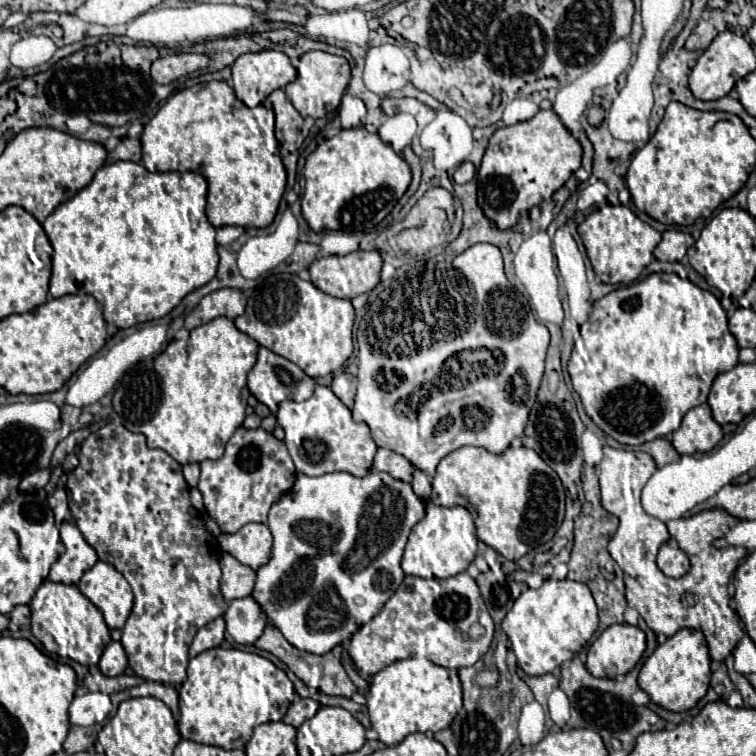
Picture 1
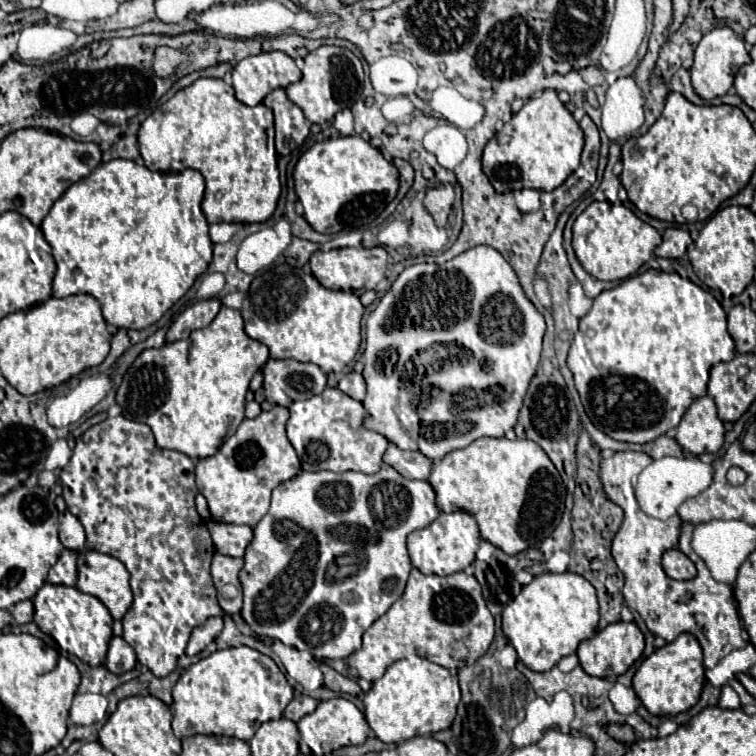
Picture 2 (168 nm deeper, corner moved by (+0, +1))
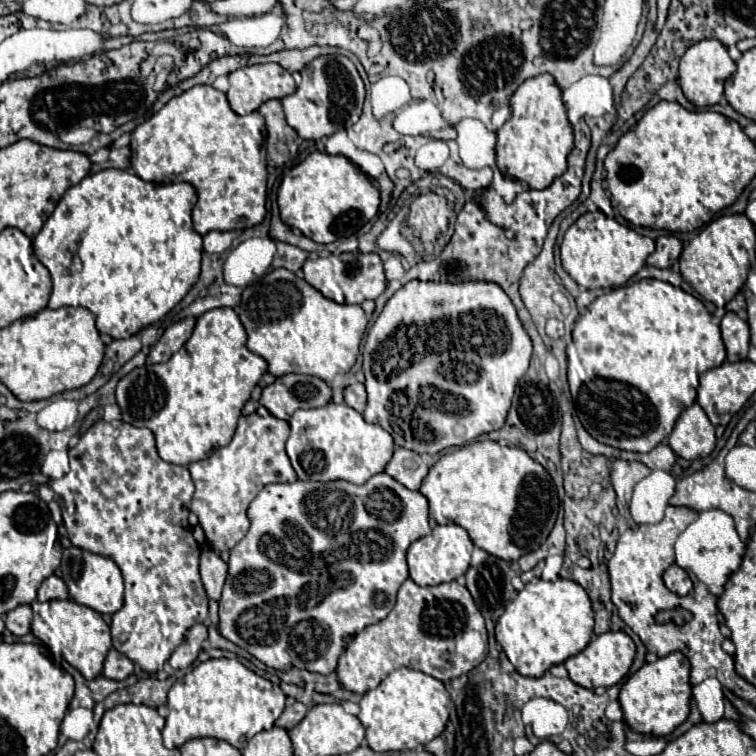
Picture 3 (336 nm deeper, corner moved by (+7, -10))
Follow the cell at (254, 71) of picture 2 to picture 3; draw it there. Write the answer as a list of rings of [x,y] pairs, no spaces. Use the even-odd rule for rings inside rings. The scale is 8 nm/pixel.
[[[278,63],[250,65],[228,75],[228,103],[238,115],[256,111],[270,99],[282,99],[296,91],[292,75]]]

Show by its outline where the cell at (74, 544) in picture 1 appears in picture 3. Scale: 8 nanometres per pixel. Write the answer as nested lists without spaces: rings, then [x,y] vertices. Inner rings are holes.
[[[50,575],[42,581],[38,589],[38,601],[52,601],[52,599],[68,599],[66,583],[58,575]]]

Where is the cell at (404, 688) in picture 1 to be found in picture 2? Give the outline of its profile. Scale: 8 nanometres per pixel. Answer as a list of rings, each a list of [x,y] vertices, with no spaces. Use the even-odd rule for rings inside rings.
[[[409,656],[403,660],[393,662],[383,678],[375,680],[371,684],[371,690],[363,698],[365,706],[365,718],[375,732],[375,736],[385,742],[385,744],[397,744],[403,740],[409,740],[413,736],[423,736],[423,734],[435,734],[439,730],[447,730],[456,716],[457,706],[461,700],[461,690],[457,675],[439,664],[429,662],[427,658],[421,656]]]

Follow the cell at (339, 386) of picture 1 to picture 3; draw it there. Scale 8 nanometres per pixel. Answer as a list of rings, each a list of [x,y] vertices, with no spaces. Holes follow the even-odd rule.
[[[362,383],[348,385],[344,389],[344,401],[346,401],[348,407],[356,409],[358,413],[362,413],[364,407],[366,407],[366,389],[364,389],[364,385]]]

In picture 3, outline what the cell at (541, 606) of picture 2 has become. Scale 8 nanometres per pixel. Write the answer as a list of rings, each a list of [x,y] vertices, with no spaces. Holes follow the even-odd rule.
[[[530,581],[516,599],[508,603],[506,611],[496,623],[496,641],[504,649],[510,663],[524,677],[542,677],[552,665],[564,663],[568,657],[580,653],[592,637],[594,613],[586,591],[570,581]]]

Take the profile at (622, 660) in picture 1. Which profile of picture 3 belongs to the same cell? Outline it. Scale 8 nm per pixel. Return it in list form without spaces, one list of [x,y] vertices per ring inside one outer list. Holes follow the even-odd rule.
[[[608,631],[608,633],[602,633],[602,635],[594,637],[588,643],[588,647],[584,651],[580,651],[578,655],[566,659],[564,667],[568,669],[570,679],[580,687],[586,687],[586,689],[612,687],[630,671],[630,665],[632,665],[634,657],[636,657],[634,641],[624,631],[618,631],[618,633]]]

